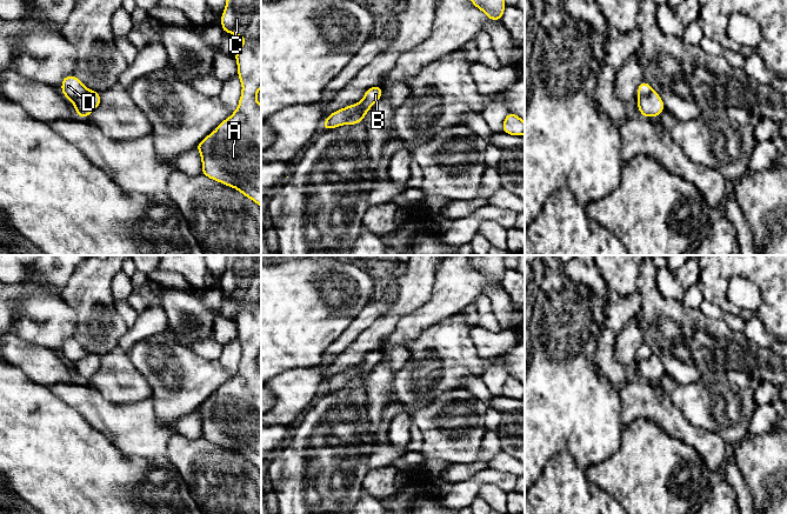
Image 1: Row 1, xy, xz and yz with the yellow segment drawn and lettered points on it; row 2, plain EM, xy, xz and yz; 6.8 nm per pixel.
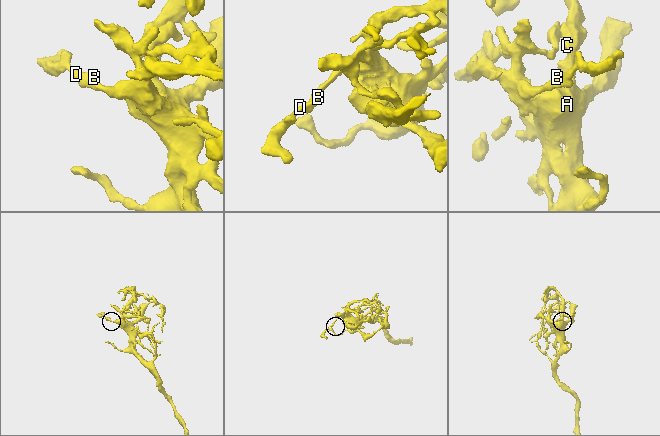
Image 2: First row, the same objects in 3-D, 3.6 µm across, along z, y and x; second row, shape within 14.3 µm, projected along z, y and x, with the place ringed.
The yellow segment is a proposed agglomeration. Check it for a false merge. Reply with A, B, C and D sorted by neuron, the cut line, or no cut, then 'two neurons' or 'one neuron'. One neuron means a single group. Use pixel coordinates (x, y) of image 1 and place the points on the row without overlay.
A B C / D; cut in xz along (364, 379), (352, 376), (341, 387); two neurons

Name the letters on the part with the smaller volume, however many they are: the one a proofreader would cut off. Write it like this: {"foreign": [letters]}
{"foreign": ["D"]}

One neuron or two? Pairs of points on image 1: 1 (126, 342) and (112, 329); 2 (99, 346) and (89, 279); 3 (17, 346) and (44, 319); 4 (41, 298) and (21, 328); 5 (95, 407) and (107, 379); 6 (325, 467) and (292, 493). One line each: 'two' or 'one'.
1: two
2: one
3: two
4: one
5: two
6: one

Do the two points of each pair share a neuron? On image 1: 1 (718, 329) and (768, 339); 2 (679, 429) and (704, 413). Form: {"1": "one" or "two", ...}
{"1": "two", "2": "two"}

